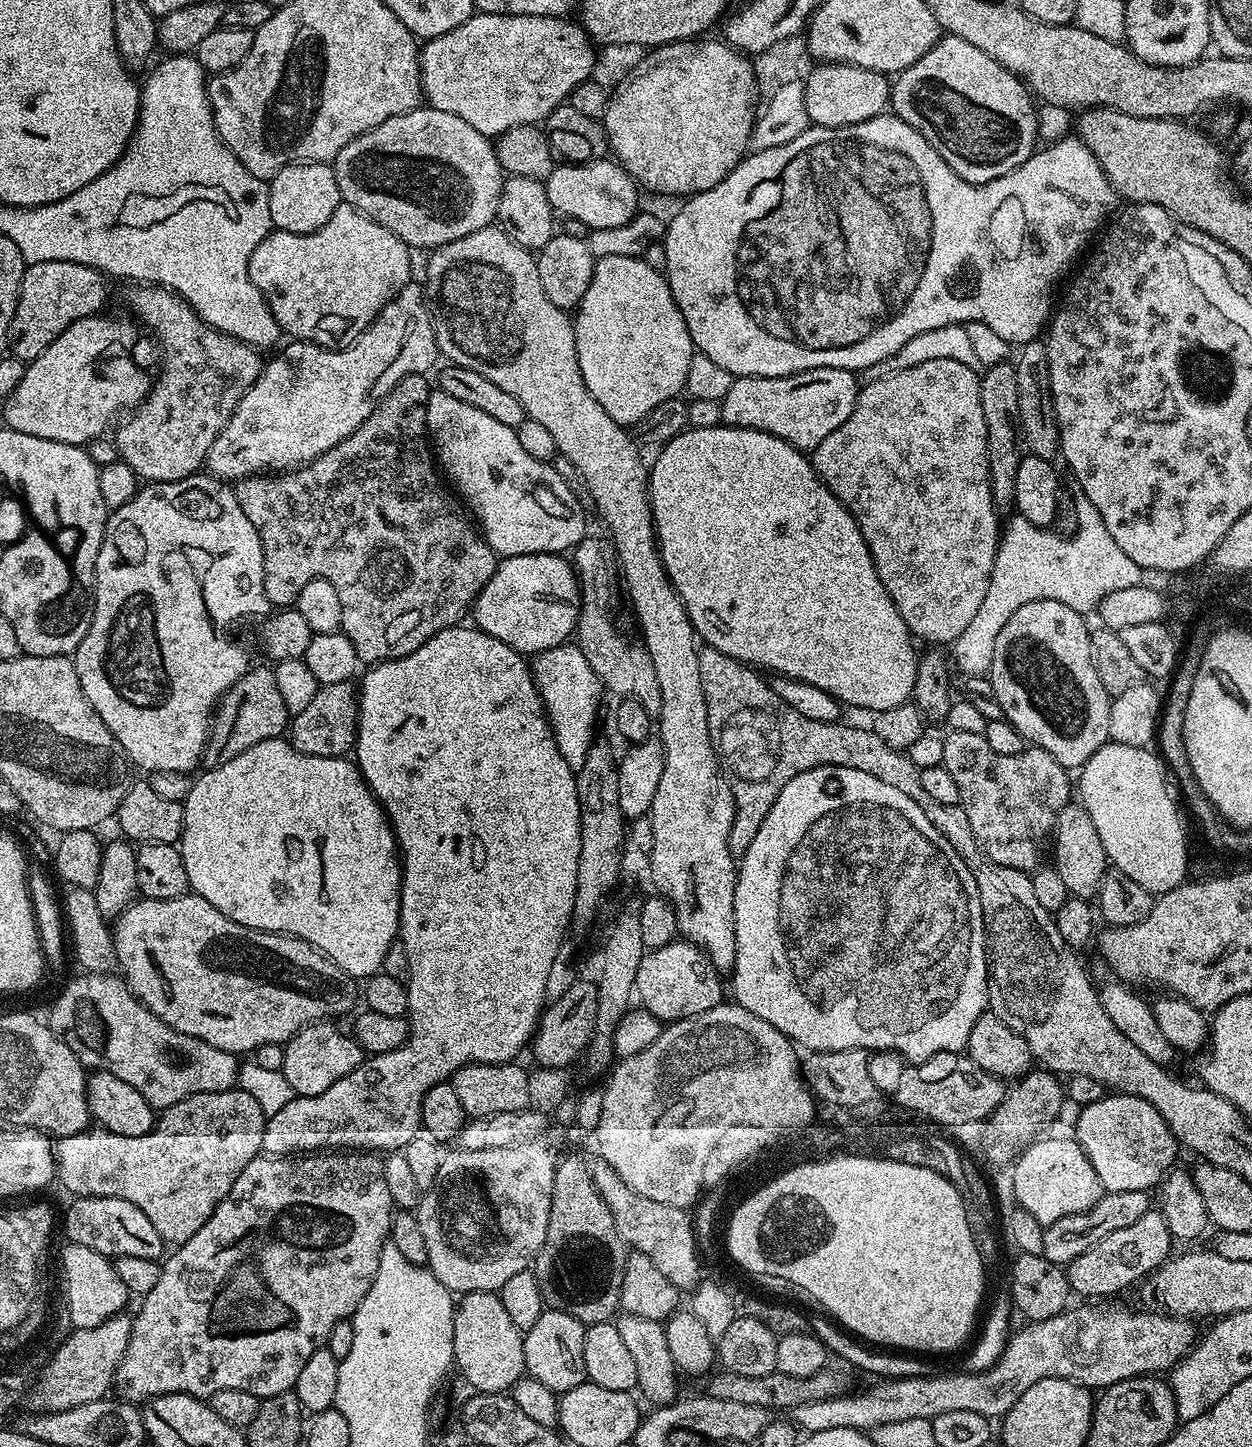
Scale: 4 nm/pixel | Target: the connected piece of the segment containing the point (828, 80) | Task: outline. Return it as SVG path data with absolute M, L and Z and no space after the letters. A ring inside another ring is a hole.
M817 63L804 80L806 114L818 128L841 128L885 115L890 104L892 84L883 72L853 64Z

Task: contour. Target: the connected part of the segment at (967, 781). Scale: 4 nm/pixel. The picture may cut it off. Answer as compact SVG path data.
M954 731L944 736L943 766L950 770L958 786L959 805L964 809L966 818L970 818L970 830L989 860L1007 868L1031 873L1041 863L1040 843L1053 835L1056 816L1070 803L1071 796L1068 795L1071 792L1073 795L1074 788L1068 785L1069 773L1049 752L1041 748L1028 746L1018 754L994 754L984 735Z

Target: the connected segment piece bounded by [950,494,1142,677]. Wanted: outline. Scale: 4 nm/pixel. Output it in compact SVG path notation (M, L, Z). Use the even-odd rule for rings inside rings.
M1083 494L1076 496L1076 531L1071 534L1039 528L1026 522L1026 518L1012 514L1002 530L990 586L986 586L986 598L982 598L982 606L975 612L974 619L951 645L955 667L957 664L965 677L991 673L994 642L998 642L1002 626L1006 626L1010 617L1021 606L1026 606L1026 602L1053 600L1081 614L1095 613L1114 590L1126 590L1126 586L1134 586L1141 580L1138 562L1114 542L1110 530L1106 530L1106 522L1102 522L1102 514L1094 510L1094 502Z

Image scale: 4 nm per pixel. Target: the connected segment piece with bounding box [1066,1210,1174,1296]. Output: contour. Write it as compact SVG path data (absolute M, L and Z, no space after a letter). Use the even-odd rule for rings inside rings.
M1150 1210L1123 1230L1106 1234L1102 1242L1094 1242L1086 1254L1078 1254L1066 1265L1071 1291L1077 1296L1116 1296L1124 1292L1135 1280L1147 1277L1173 1255L1174 1241L1170 1226L1158 1210Z

